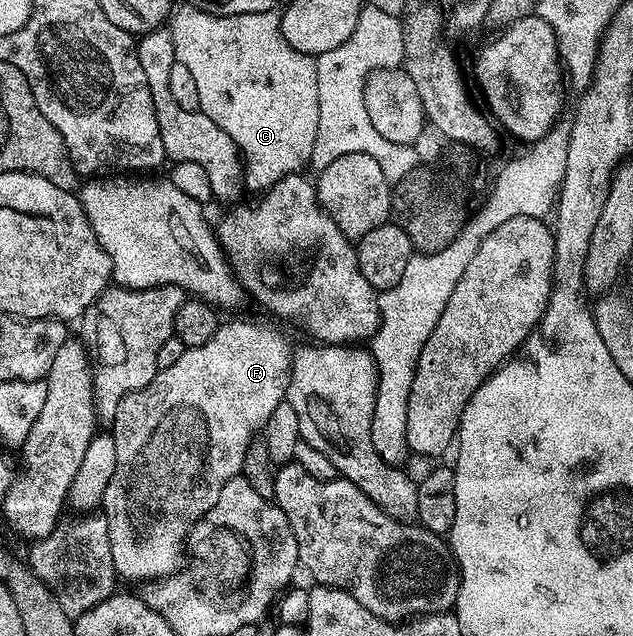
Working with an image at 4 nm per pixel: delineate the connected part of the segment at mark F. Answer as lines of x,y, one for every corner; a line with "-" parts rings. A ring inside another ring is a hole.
230,320
219,323
216,334
204,342
204,346
187,348
184,354
173,366
159,368
158,373
152,378
148,386
136,390
132,394
125,396
116,406
112,433
116,444
116,470
108,482
107,490
102,495
101,507
104,509
104,515
108,522
108,538
112,542
112,562
114,571
119,577
126,580
152,580
158,582
163,578
169,578
183,567
182,552
187,551
190,532
196,525
202,521
216,506
220,498
220,492
231,478
239,475
244,466
245,455
250,445
255,443
254,436
265,429
273,411
285,401
286,387
290,385
290,370
294,367
294,352
290,344
286,341
286,336
274,324
265,324
262,320

